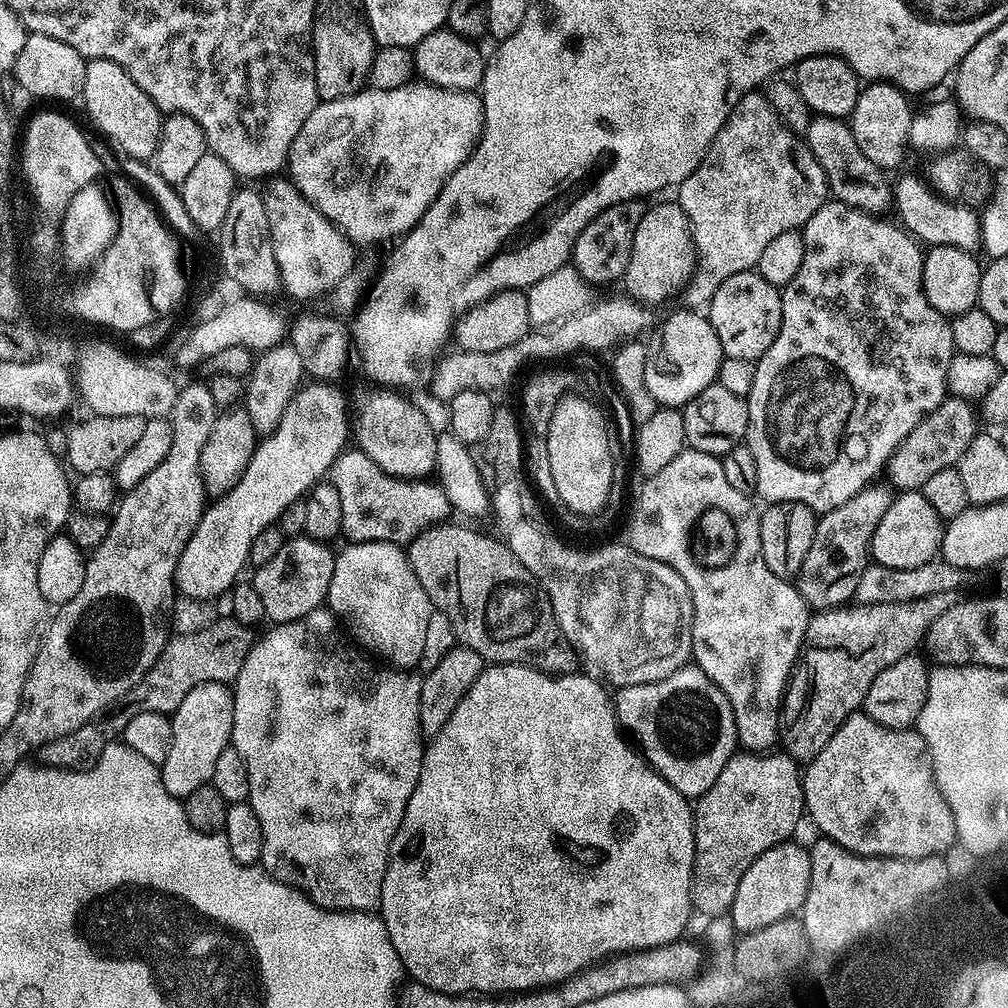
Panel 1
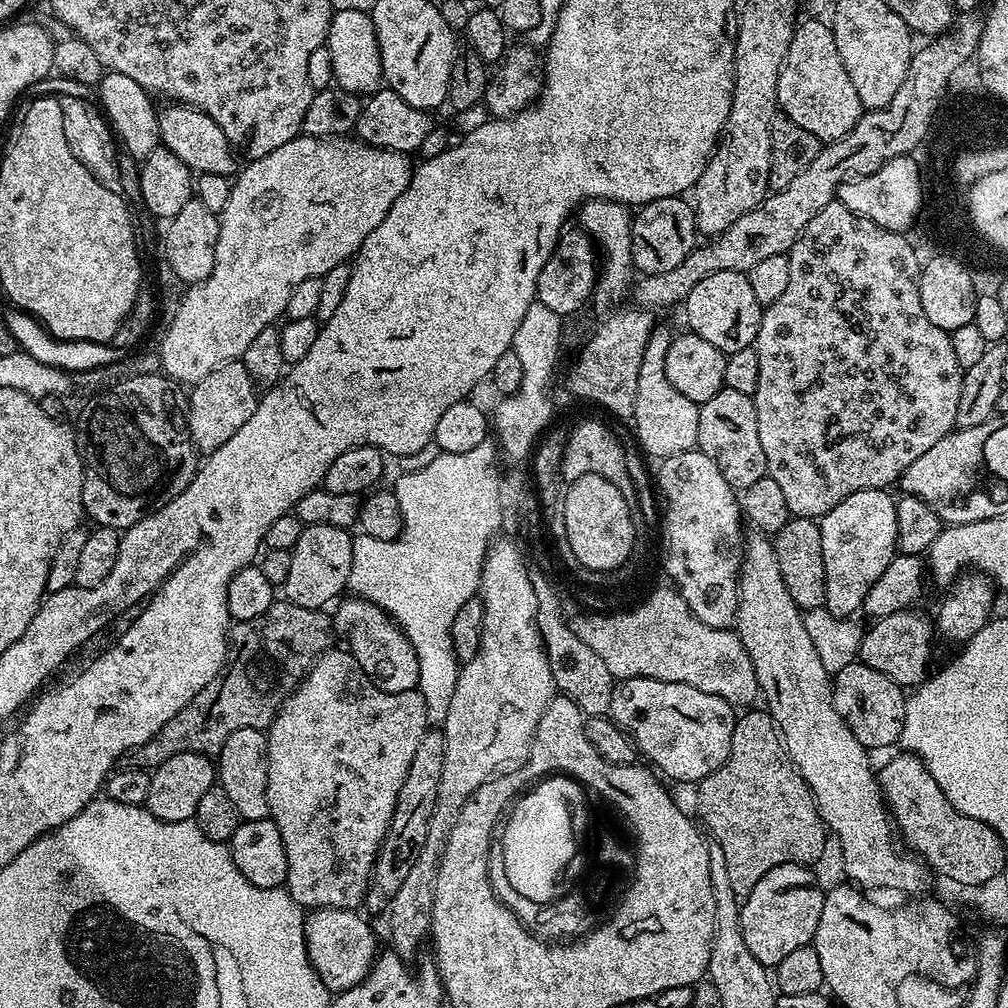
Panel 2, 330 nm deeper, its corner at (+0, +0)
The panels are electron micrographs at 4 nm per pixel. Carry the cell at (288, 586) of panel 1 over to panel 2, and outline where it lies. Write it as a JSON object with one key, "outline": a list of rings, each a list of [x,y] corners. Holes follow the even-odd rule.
{"outline":[[[307,525],[296,545],[290,550],[290,574],[282,586],[283,599],[298,606],[327,609],[327,604],[331,605],[341,595],[339,592],[343,593],[348,587],[350,566],[354,562],[353,539],[353,533],[346,528]]]}

